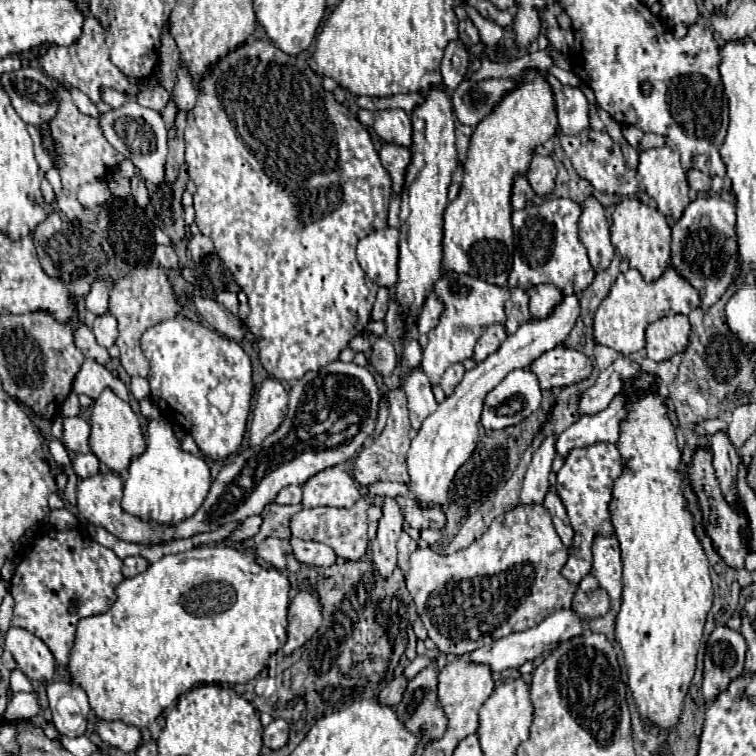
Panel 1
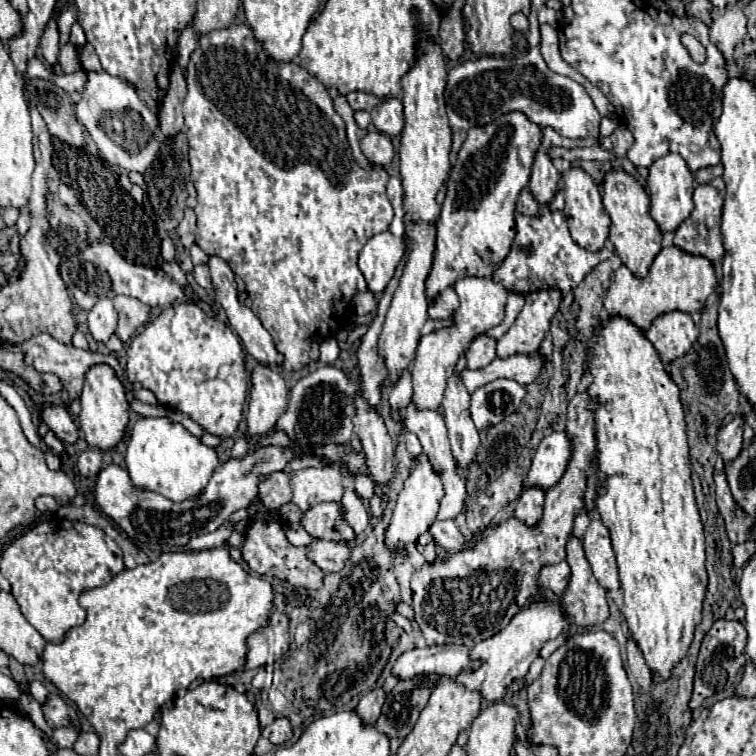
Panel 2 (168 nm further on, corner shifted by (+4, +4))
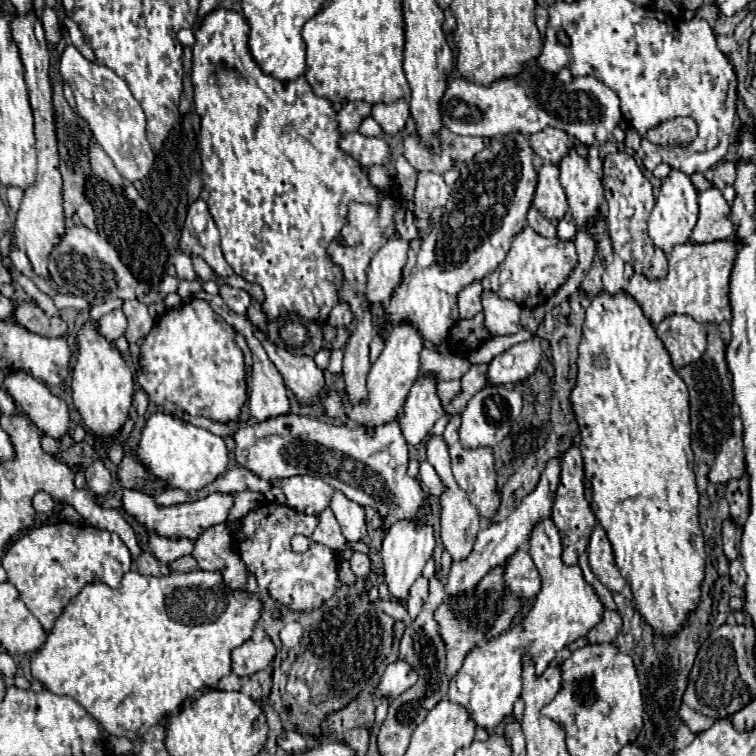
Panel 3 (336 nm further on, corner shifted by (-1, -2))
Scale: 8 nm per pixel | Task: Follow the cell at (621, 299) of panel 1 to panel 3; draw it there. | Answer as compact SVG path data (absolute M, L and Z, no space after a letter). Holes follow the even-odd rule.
M740 238L714 240L704 244L686 242L676 246L668 254L668 276L664 280L648 280L646 276L634 274L626 286L626 292L642 306L644 314L654 322L662 322L668 314L688 314L696 322L730 322L732 306L730 306L730 274L734 268L734 260L740 248Z

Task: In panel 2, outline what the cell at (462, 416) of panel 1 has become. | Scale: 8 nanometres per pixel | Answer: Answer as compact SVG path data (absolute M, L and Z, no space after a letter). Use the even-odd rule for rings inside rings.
M421 452L411 466L409 478L405 480L405 486L397 498L397 506L393 510L393 518L391 524L385 532L385 544L393 550L409 544L409 542L417 542L417 538L427 532L427 528L435 522L437 512L439 512L439 502L443 498L443 482L439 478L439 472L435 470L435 466L431 464L429 456L425 452Z

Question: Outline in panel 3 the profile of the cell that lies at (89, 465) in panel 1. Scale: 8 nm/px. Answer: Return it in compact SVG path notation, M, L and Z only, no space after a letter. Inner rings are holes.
M98 460L92 466L88 466L84 470L86 474L86 484L88 488L96 494L96 496L106 496L110 492L110 484L112 484L112 476L108 472L108 468Z

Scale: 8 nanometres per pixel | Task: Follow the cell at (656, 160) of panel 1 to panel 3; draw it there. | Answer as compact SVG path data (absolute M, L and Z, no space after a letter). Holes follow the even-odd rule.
M672 170L668 178L662 180L660 194L656 198L656 206L648 218L648 236L654 242L656 248L660 248L664 254L670 254L674 246L688 242L692 228L698 220L698 202L696 202L696 188L690 182L690 178L684 172Z

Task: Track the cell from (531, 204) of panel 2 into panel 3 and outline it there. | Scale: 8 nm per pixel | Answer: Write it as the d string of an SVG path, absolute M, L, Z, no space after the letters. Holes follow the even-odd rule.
M530 208L530 212L528 212L528 224L530 224L530 228L536 232L536 234L540 234L540 236L544 236L544 238L554 238L556 236L556 226L552 224L552 222L548 222L538 210L534 210L534 208Z

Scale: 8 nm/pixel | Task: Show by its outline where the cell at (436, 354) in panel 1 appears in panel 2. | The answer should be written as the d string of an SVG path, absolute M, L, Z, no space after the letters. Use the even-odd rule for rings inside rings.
M461 278L453 284L457 296L459 296L459 308L451 314L451 326L439 328L427 336L421 336L417 354L413 360L411 376L413 376L413 402L421 408L437 408L443 398L445 390L445 378L453 374L457 358L465 354L471 340L477 334L483 334L491 328L495 328L503 316L505 316L505 300L507 290L499 282L491 278Z

